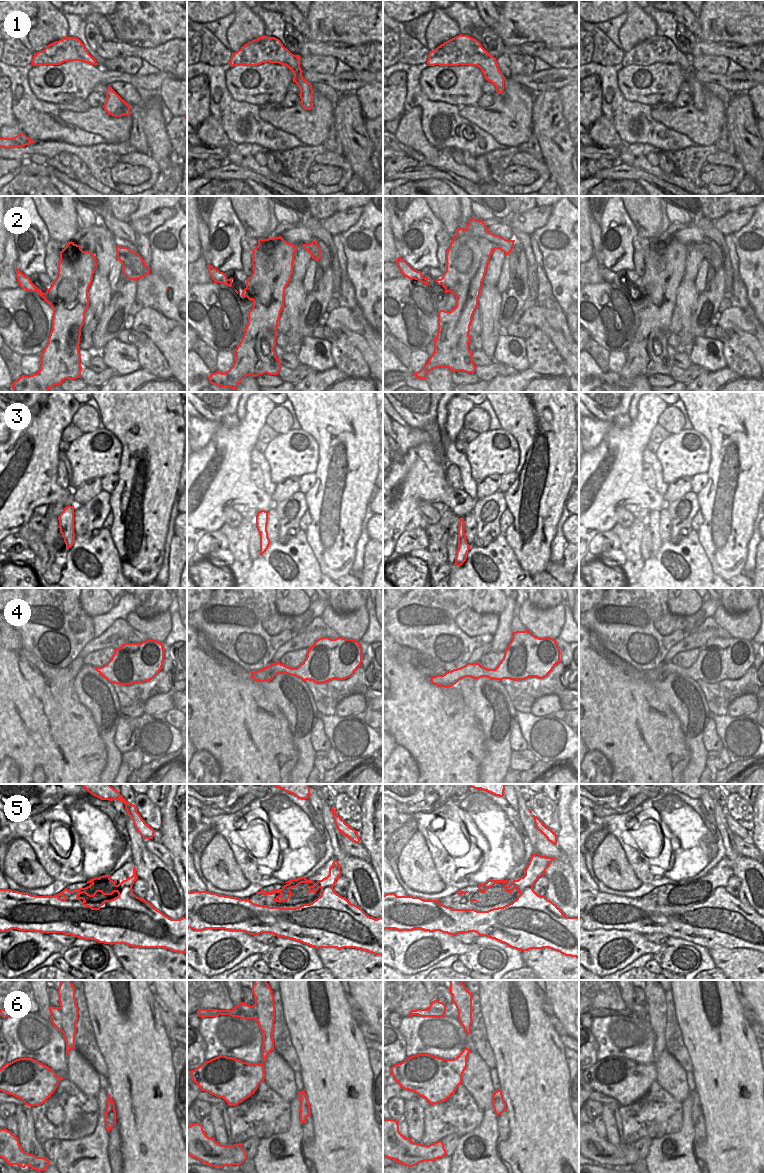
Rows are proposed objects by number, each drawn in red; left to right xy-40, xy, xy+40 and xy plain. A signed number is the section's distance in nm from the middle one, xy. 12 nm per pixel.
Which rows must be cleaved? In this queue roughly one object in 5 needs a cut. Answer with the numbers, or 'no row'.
6.

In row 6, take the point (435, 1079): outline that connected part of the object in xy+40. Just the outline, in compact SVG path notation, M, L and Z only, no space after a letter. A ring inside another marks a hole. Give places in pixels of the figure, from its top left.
M467 1049L454 1059L417 1054L391 1067L391 1075L403 1090L413 1091L430 1105L446 1101L462 1083L467 1067Z

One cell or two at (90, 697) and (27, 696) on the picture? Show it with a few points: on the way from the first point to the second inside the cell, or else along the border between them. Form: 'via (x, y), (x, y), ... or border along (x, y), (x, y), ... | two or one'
border along (74, 677), (74, 692), (78, 700), (92, 716) | two

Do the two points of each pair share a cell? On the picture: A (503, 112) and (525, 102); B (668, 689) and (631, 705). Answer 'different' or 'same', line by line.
A: same
B: different

